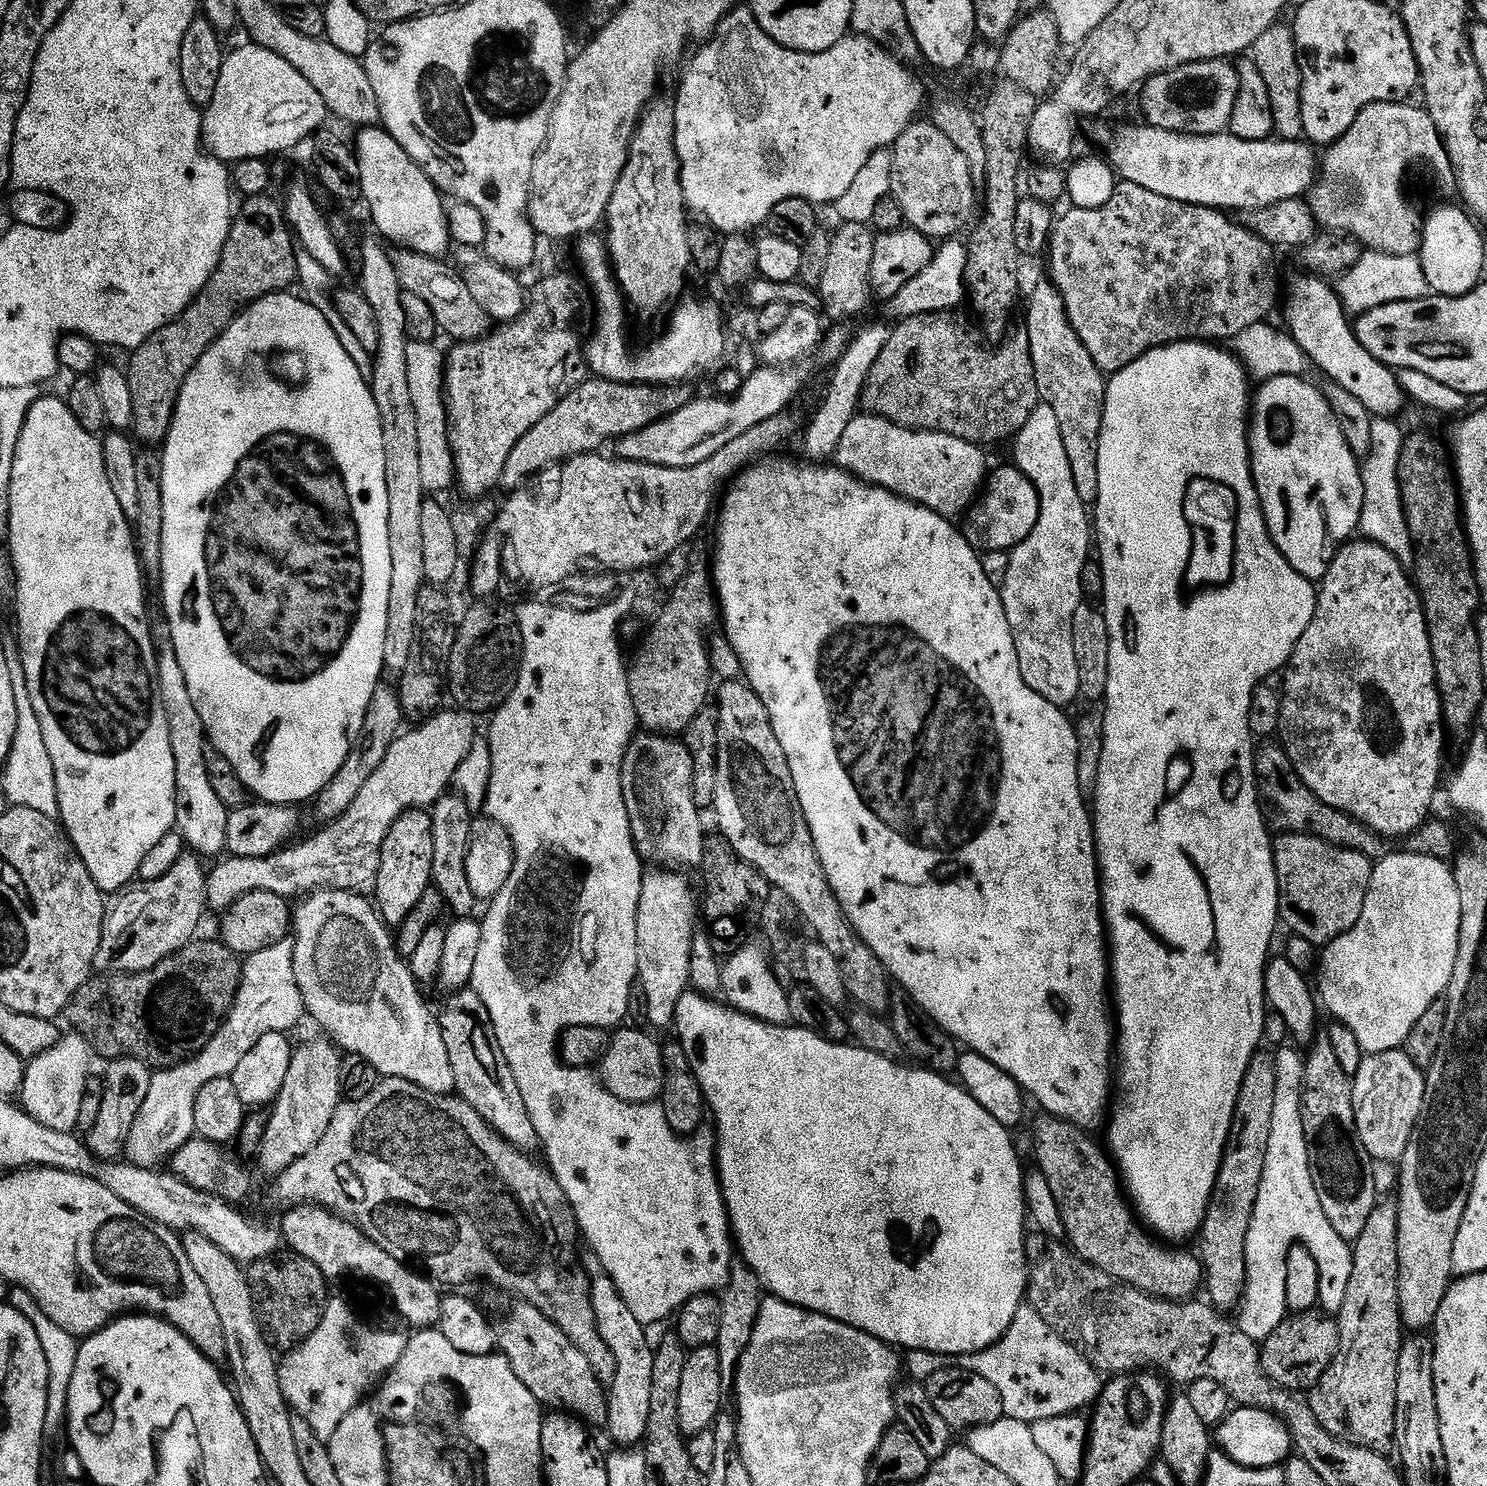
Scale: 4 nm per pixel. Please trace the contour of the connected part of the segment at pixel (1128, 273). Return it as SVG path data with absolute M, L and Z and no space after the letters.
M1127 182L1117 183L1113 197L1100 209L1071 209L1072 220L1055 221L1047 249L1048 268L1052 271L1051 283L1064 299L1064 309L1068 312L1076 332L1088 350L1094 362L1105 374L1115 374L1130 366L1138 358L1142 358L1155 348L1165 348L1167 344L1183 344L1185 342L1232 342L1242 330L1255 324L1265 323L1276 304L1276 295L1281 295L1282 280L1276 277L1276 268L1272 265L1274 249L1258 234L1254 234L1243 223L1231 220L1231 215L1215 208L1178 202L1174 198L1162 198L1162 194L1154 194L1154 190L1146 190L1146 186L1134 186Z

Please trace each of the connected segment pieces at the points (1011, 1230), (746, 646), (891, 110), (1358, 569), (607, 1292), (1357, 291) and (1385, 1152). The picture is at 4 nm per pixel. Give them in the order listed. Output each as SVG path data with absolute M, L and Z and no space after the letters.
M689 990L678 998L678 1010L674 1021L675 1039L686 1050L686 1058L702 1086L705 1105L710 1109L710 1116L716 1119L714 1131L716 1134L716 1167L720 1174L720 1188L724 1191L724 1205L728 1208L728 1223L734 1237L735 1247L742 1255L743 1263L747 1264L750 1271L760 1279L761 1289L771 1294L775 1299L785 1300L799 1308L805 1308L811 1312L822 1314L826 1318L834 1318L843 1324L854 1326L874 1338L878 1338L884 1344L891 1344L900 1350L928 1351L945 1358L957 1358L962 1355L974 1354L984 1351L992 1344L998 1342L1007 1332L1007 1328L1014 1320L1021 1305L1025 1303L1028 1291L1028 1259L1024 1249L1026 1231L1024 1232L1024 1220L1026 1224L1026 1205L1024 1202L1024 1177L1026 1168L1020 1165L1020 1156L1016 1153L1016 1144L1009 1129L1004 1128L997 1118L992 1118L975 1101L967 1089L959 1083L951 1084L947 1075L931 1071L924 1066L907 1068L900 1060L891 1060L885 1056L874 1054L870 1050L853 1046L851 1043L836 1044L833 1040L823 1040L818 1034L808 1032L804 1028L785 1026L783 1024L767 1024L765 1020L758 1020L755 1016L748 1016L744 1012L721 1002L711 995L695 990Z
M764 458L745 468L735 477L734 483L727 489L729 492L723 493L724 509L720 512L720 525L716 528L716 561L714 559L711 561L710 571L718 597L718 612L722 617L722 624L724 620L724 632L728 635L728 644L744 667L743 679L748 687L758 694L758 698L766 706L769 718L772 719L774 734L786 754L790 774L794 778L800 812L810 826L810 834L814 838L814 846L818 850L822 866L826 870L826 878L862 942L866 942L866 946L874 950L889 977L895 983L896 980L900 983L899 987L911 997L912 1003L928 1020L952 1036L958 1045L977 1052L995 1066L1000 1066L1006 1074L1017 1080L1031 1099L1033 1096L1044 1107L1043 1111L1047 1115L1057 1116L1060 1120L1075 1124L1081 1130L1093 1130L1092 1128L1098 1127L1099 1124L1101 1127L1105 1123L1106 1113L1110 1108L1110 1097L1114 1092L1114 1004L1110 999L1110 941L1106 935L1102 907L1102 881L1096 854L1094 820L1090 815L1089 805L1088 808L1084 805L1087 804L1086 797L1079 792L1080 737L1076 735L1076 724L1064 717L1065 709L1061 705L1051 704L1049 700L1042 698L1042 694L1026 686L1018 662L1018 650L1014 646L1014 634L1010 630L1010 622L1002 606L1000 589L986 574L981 553L972 547L961 529L959 532L952 525L955 523L949 517L940 516L934 510L915 504L913 500L902 498L885 488L866 484L839 466L824 468L828 466L821 466L816 462L795 464L792 460L772 459L776 458Z
M737 6L724 17L724 21L717 26L714 35L705 44L708 45L698 49L692 61L687 61L688 69L680 80L680 93L674 96L674 142L676 157L680 159L684 206L693 217L701 216L705 225L711 226L720 234L744 234L749 231L747 228L756 228L759 224L761 227L774 206L790 198L802 198L817 206L835 205L836 200L842 198L846 190L850 190L854 178L858 178L858 170L862 170L862 166L870 162L874 153L891 149L924 108L923 82L911 72L913 69L907 63L870 37L849 34L825 52L792 52L774 42L774 38L761 30L751 7Z
M1356 538L1353 544L1345 546L1341 552L1333 555L1328 572L1318 588L1316 597L1316 613L1294 654L1288 659L1284 676L1284 692L1282 691L1282 718L1280 719L1279 739L1287 752L1294 770L1310 786L1310 790L1326 806L1336 808L1346 813L1354 820L1361 820L1367 828L1372 829L1377 836L1407 838L1420 829L1420 825L1429 819L1428 811L1432 808L1432 799L1436 796L1436 787L1440 784L1440 771L1444 768L1444 707L1440 701L1440 689L1436 686L1436 663L1432 653L1432 643L1428 633L1428 614L1424 611L1424 601L1420 599L1419 591L1413 577L1405 565L1393 552L1386 550L1380 544L1363 538Z
M585 1255L582 1260L582 1267L588 1274L588 1279L592 1281L590 1286L590 1302L594 1306L594 1322L598 1322L598 1334L602 1334L602 1342L610 1346L610 1354L614 1354L614 1382L607 1385L606 1395L608 1398L608 1423L606 1431L612 1435L613 1445L616 1446L636 1446L641 1443L646 1434L646 1422L650 1418L650 1386L654 1383L654 1344L648 1341L645 1325L634 1318L630 1306L622 1298L616 1283L609 1278L605 1272L602 1262L597 1256Z
M1371 250L1365 251L1360 261L1349 272L1339 277L1335 290L1340 296L1341 304L1352 314L1359 314L1378 306L1386 306L1390 302L1423 300L1430 292L1426 274L1420 265L1419 255L1395 256Z
M1407 1051L1374 1052L1365 1055L1352 1080L1354 1118L1362 1146L1373 1161L1399 1162L1420 1122L1424 1109L1425 1073L1413 1062Z

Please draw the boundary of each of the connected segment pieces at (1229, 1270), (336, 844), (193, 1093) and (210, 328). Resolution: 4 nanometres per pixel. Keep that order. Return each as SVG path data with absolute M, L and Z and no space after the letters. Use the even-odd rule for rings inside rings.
M1261 1050L1256 1053L1256 1057L1252 1059L1250 1064L1250 1070L1248 1071L1248 1077L1244 1080L1244 1089L1240 1091L1240 1105L1236 1108L1236 1117L1232 1123L1232 1138L1228 1142L1228 1151L1224 1154L1224 1166L1220 1170L1218 1176L1218 1182L1216 1183L1216 1189L1212 1195L1212 1201L1208 1207L1208 1216L1204 1219L1204 1226L1198 1233L1198 1241L1200 1240L1200 1248L1198 1247L1198 1255L1204 1265L1204 1278L1206 1281L1206 1292L1210 1297L1211 1303L1215 1305L1217 1309L1229 1310L1228 1308L1235 1309L1237 1305L1243 1301L1244 1291L1246 1290L1246 1234L1250 1230L1250 1218L1254 1214L1254 1206L1258 1202L1258 1190L1262 1186L1262 1170L1266 1166L1266 1150L1268 1149L1268 1143L1270 1142L1270 1126L1274 1122L1274 1094L1278 1090L1278 1074L1276 1073L1276 1057L1270 1051Z
M440 710L429 716L419 726L413 727L416 728L413 732L405 731L397 736L395 742L390 746L386 758L382 758L382 766L378 766L378 770L374 770L371 778L367 779L365 786L358 793L356 800L351 803L350 808L337 820L321 827L321 832L314 833L309 840L304 840L301 844L296 842L291 846L282 847L279 851L266 857L238 858L233 856L221 859L219 861L221 864L213 872L211 869L207 873L208 908L216 911L216 914L223 914L231 904L238 902L238 898L258 890L266 890L270 894L293 898L292 896L299 897L301 894L311 894L325 888L360 890L363 889L363 884L371 885L378 874L380 851L386 842L386 834L390 834L390 826L394 826L394 822L398 822L402 813L411 812L413 809L427 809L445 795L453 783L455 771L470 754L472 744L478 739L476 728L472 725L473 717L467 711L444 711Z
M291 939L266 950L258 950L258 954L243 961L242 967L244 973L236 1001L211 1042L184 1064L175 1064L153 1075L150 1094L146 1094L146 1102L142 1102L138 1118L134 1118L134 1130L130 1130L126 1145L127 1163L140 1168L159 1169L163 1160L165 1163L187 1140L196 1136L194 1102L198 1098L198 1090L219 1076L231 1077L238 1062L242 1062L244 1055L258 1043L262 1034L291 1033L291 1028L300 1019L305 1019L302 994L294 978Z
M268 194L249 196L243 201L244 209L241 212L239 209L238 215L232 221L232 229L228 235L226 246L222 250L222 258L218 262L216 273L209 278L203 292L196 297L195 302L177 320L172 320L166 326L162 326L162 330L155 332L142 347L131 353L132 361L126 364L130 394L134 397L134 418L132 419L131 431L141 445L160 446L167 440L168 431L176 413L176 403L190 370L196 368L202 354L206 354L206 350L210 350L212 343L227 330L228 325L241 315L248 305L255 304L257 300L271 297L273 294L287 293L284 291L297 283L298 248L297 245L296 248L292 245L294 233L288 227L281 201L279 199L277 201L271 200L270 197L271 195Z

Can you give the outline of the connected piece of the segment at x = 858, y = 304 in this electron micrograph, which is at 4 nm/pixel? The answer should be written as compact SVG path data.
M868 224L839 225L841 228L830 236L830 254L826 258L826 274L822 274L818 293L823 304L823 311L828 311L832 322L848 322L851 316L856 316L870 301L870 266L874 262L874 242L876 236Z

